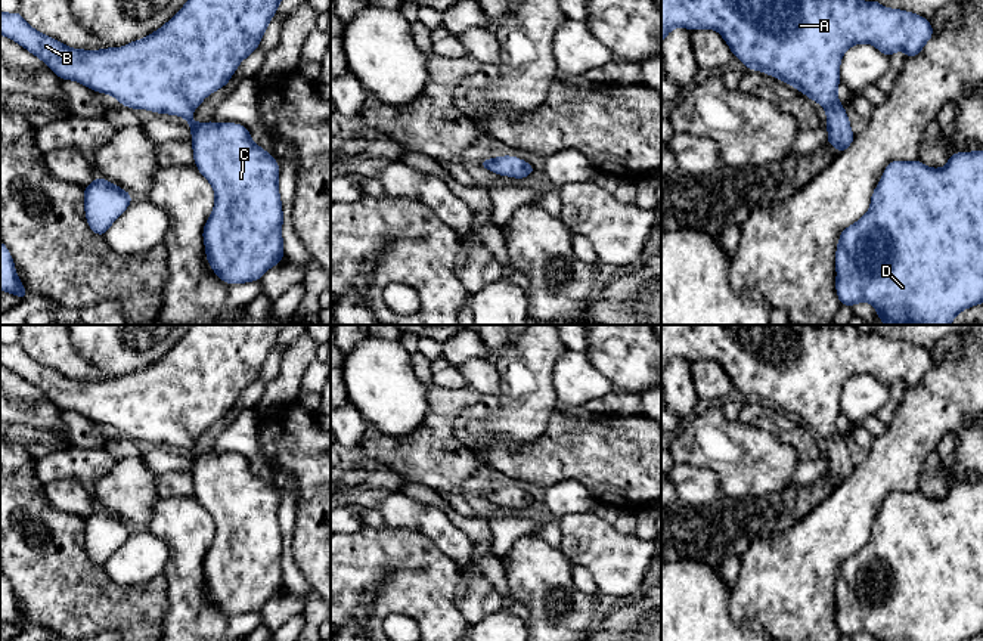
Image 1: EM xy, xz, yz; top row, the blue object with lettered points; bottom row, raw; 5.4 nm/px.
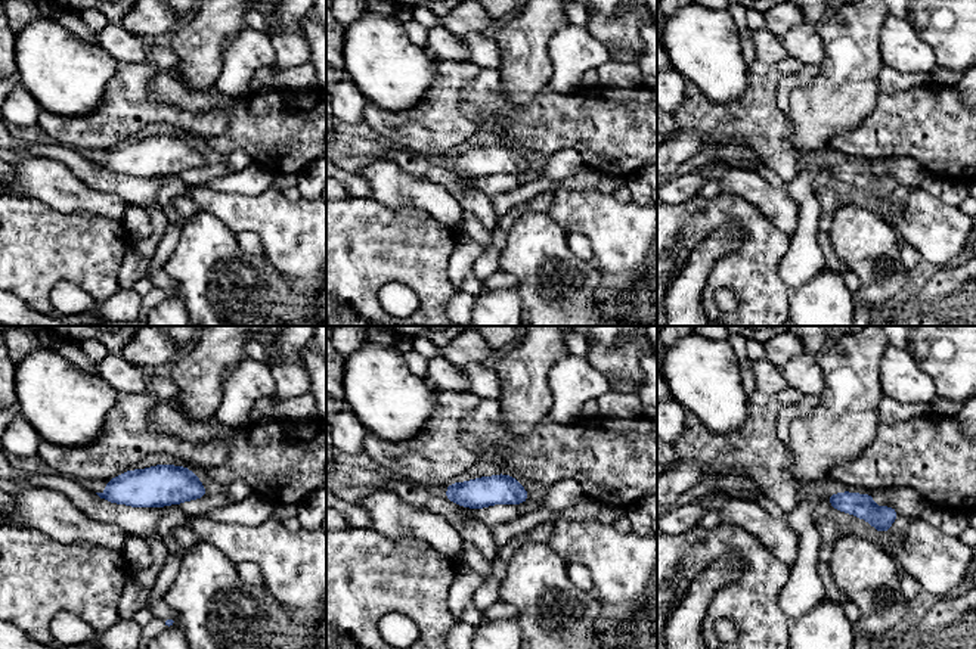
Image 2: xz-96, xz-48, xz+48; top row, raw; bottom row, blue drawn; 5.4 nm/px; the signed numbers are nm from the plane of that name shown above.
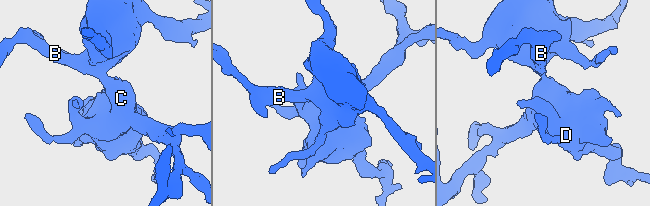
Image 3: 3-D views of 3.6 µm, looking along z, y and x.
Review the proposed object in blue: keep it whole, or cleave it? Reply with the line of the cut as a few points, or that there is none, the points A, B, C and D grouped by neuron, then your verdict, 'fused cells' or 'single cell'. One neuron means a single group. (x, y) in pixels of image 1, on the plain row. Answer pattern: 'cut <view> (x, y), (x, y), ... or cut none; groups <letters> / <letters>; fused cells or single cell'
cut none; groups A B C D; single cell

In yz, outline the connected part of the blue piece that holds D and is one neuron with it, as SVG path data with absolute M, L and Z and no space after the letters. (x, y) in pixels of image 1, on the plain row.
M983 481L951 484L943 499L925 498L918 490L889 493L872 523L869 542L840 564L835 600L837 628L843 637L866 632L877 641L965 641L983 635Z

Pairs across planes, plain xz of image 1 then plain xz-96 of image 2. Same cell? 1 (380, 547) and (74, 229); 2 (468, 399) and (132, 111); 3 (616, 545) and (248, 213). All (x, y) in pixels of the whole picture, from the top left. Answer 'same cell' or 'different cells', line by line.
1: same cell
2: same cell
3: same cell

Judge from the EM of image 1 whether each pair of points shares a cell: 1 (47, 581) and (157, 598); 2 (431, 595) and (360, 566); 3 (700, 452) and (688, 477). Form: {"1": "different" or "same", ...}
{"1": "same", "2": "same", "3": "different"}

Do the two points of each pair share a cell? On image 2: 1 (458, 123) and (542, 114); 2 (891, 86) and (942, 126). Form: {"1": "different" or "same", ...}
{"1": "different", "2": "different"}

